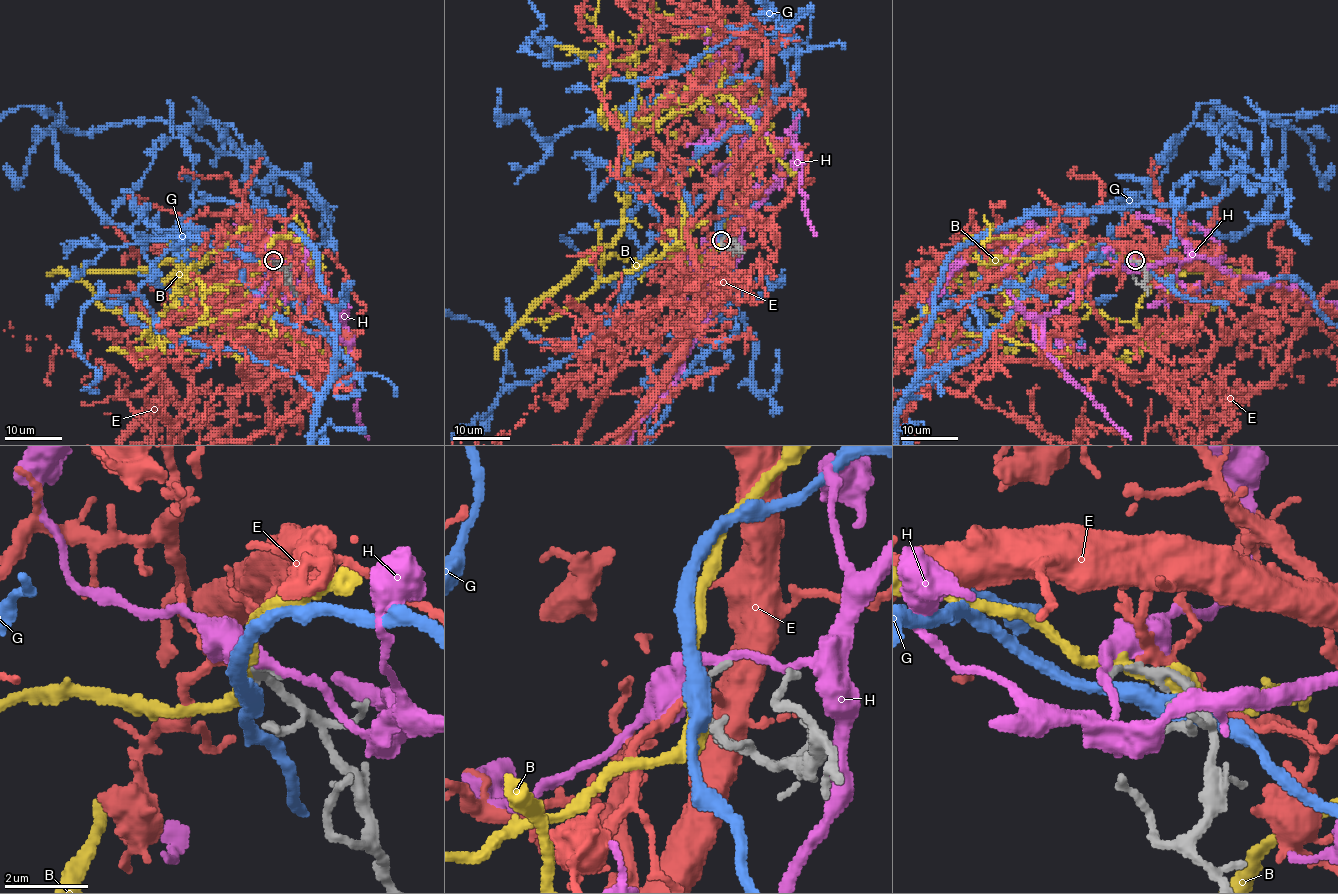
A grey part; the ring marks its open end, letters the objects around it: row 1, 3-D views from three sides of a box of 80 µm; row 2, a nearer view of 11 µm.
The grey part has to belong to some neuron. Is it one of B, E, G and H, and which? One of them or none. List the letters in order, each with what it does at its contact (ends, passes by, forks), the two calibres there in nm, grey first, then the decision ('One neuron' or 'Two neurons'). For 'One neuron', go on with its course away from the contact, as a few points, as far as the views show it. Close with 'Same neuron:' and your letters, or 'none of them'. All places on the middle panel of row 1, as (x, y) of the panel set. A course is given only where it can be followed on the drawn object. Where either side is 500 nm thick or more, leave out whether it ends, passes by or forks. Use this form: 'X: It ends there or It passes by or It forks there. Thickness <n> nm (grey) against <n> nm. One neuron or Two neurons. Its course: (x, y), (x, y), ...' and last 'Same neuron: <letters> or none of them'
B: It passes by. Thickness 200 nm (grey) against 400 nm. Two neurons
E: It passes by. Thickness 180 nm (grey) against 180 nm. One neuron
G: It passes by. Thickness 170 nm (grey) against 420 nm. Two neurons
H: It passes by. Thickness 160 nm (grey) against 260 nm. Two neurons
Same neuron: E

